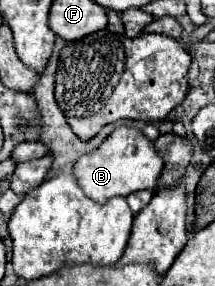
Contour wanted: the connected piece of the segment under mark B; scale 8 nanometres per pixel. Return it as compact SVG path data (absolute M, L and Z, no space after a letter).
M120 126L96 148L96 152L84 154L80 160L76 160L72 174L88 198L98 204L106 204L114 196L128 196L136 190L152 190L162 168L164 162L152 148L152 142L140 130Z

